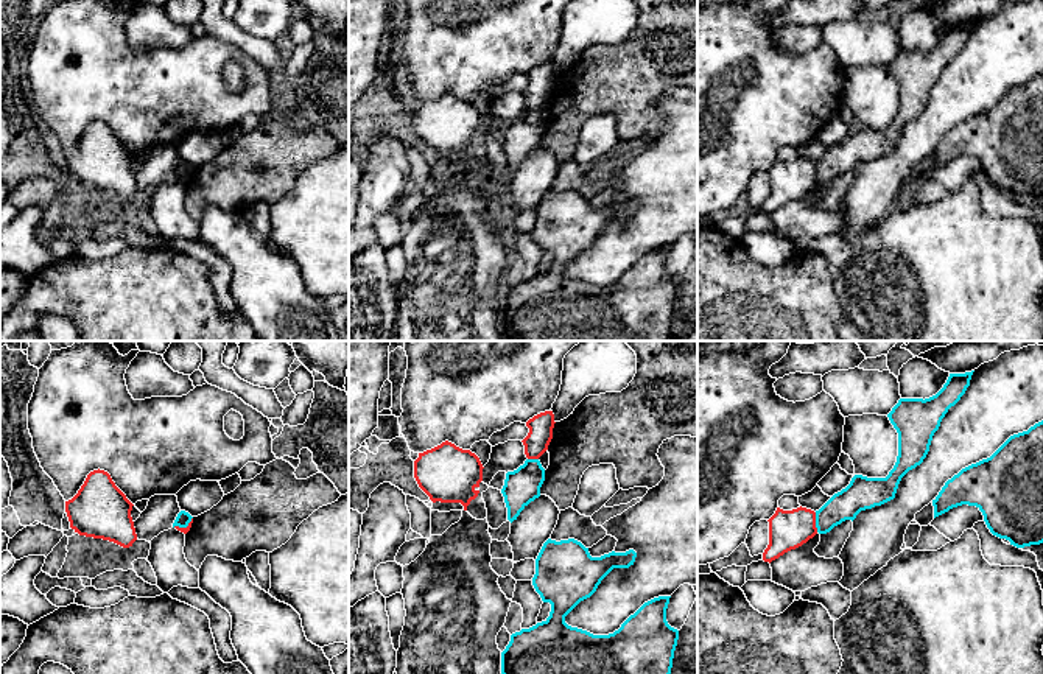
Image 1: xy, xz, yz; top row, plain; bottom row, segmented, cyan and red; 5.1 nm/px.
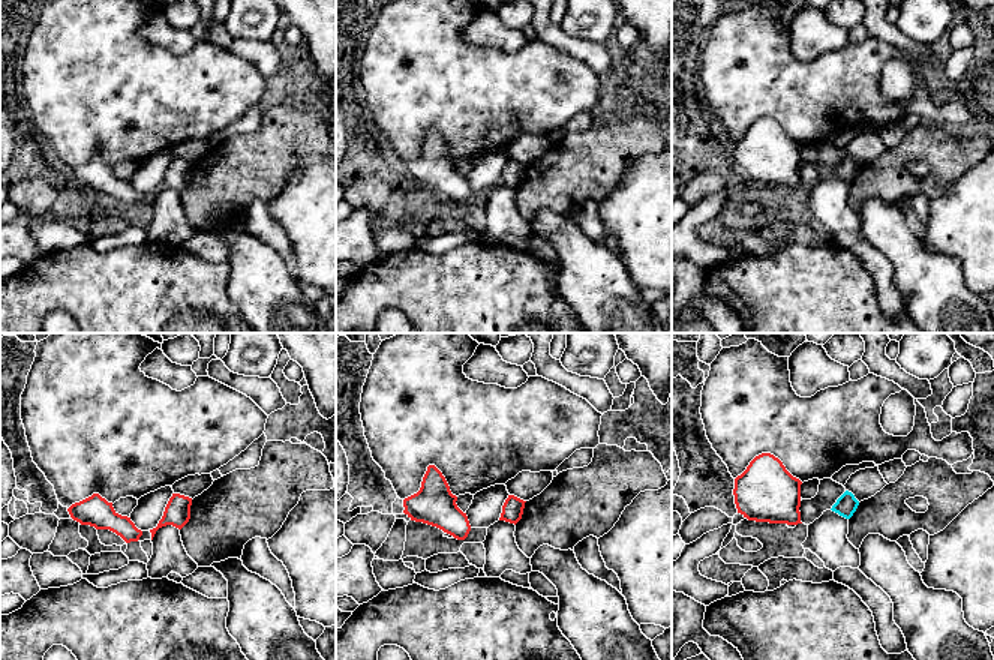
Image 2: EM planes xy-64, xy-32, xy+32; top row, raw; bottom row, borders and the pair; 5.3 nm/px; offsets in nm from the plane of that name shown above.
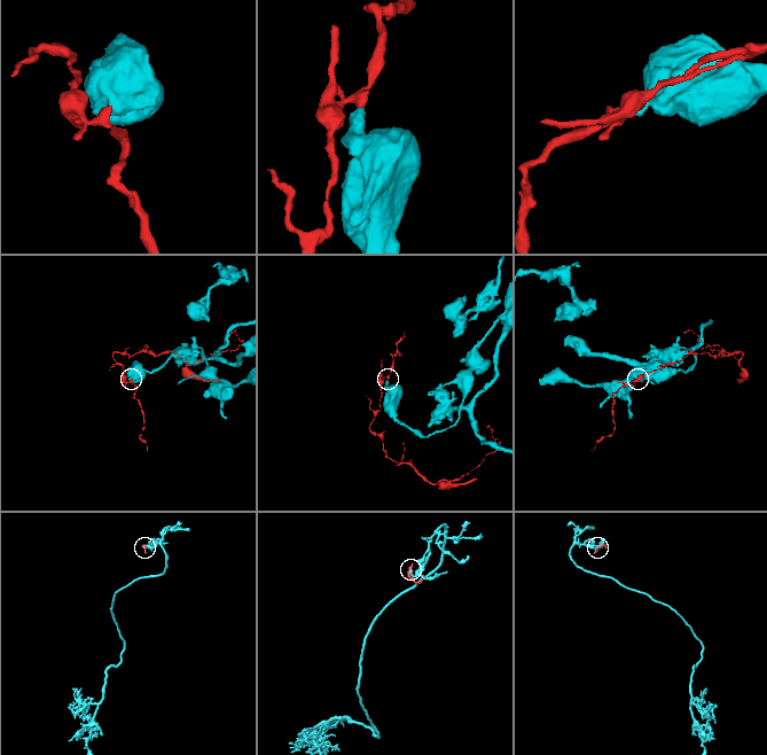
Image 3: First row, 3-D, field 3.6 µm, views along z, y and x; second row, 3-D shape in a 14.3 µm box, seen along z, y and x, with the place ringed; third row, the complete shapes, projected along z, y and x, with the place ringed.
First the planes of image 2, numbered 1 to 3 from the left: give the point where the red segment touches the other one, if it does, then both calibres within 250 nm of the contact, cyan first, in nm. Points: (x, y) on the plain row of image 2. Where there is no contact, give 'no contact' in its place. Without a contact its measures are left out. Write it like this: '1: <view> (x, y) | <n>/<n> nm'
1: no contact
2: no contact
3: no contact

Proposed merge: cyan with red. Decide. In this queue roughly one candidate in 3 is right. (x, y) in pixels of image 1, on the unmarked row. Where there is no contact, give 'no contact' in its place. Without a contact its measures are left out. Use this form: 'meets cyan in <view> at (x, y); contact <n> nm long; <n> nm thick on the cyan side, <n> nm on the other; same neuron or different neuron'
meets cyan in yz at (816, 173); contact 110 nm long; 160 nm thick on the cyan side, 200 nm on the other; different neuron

